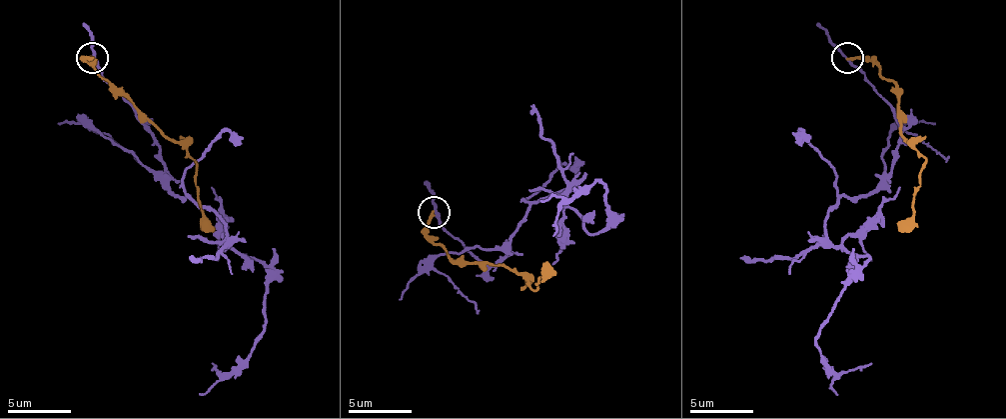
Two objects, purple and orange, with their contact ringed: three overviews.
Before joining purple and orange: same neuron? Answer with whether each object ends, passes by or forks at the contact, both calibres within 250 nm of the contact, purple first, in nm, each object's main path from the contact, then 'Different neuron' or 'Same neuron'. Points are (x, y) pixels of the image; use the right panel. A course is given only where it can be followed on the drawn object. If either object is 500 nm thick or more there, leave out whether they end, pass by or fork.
At the ring purple passes by. At the ring orange ends. Thickness 200 nm (purple) against 200 nm. Course of purple: (846, 57), (900, 130), (891, 171), (827, 212), (827, 238), (869, 260), (818, 349), (837, 371), (872, 362). Course of orange: (846, 57), (872, 60), (894, 85), (904, 139), (926, 162), (913, 216), (897, 232). Different neuron

